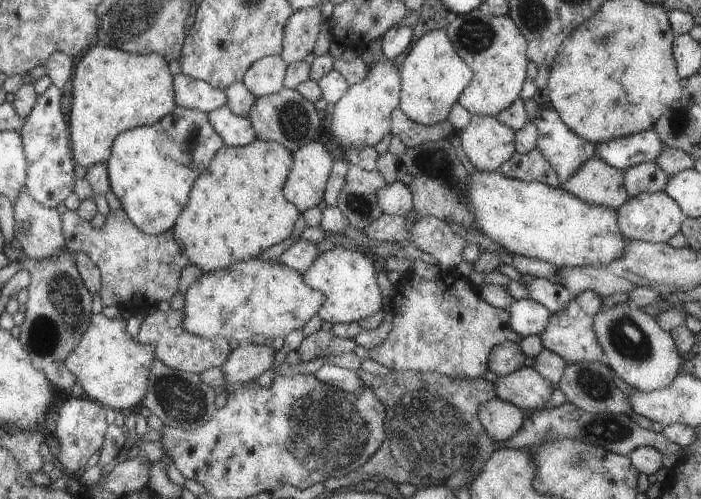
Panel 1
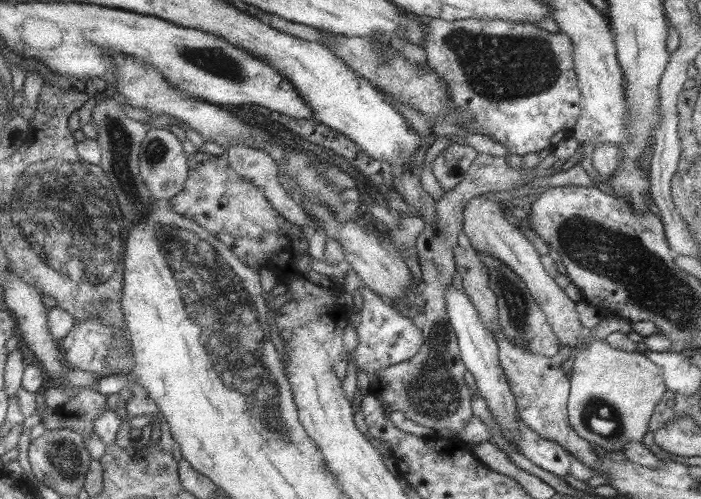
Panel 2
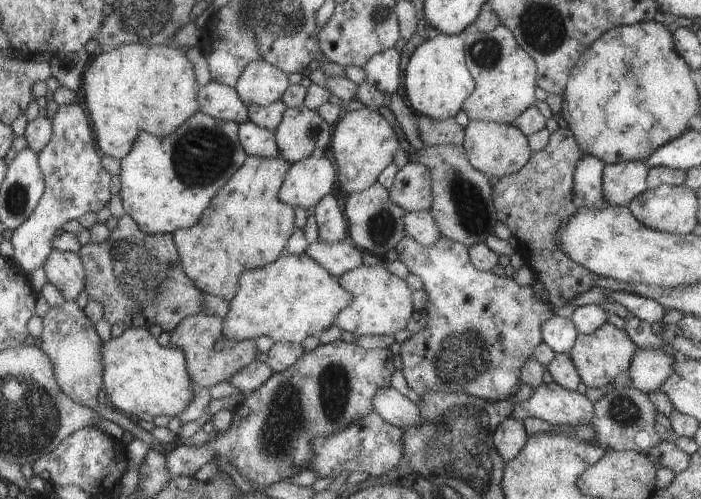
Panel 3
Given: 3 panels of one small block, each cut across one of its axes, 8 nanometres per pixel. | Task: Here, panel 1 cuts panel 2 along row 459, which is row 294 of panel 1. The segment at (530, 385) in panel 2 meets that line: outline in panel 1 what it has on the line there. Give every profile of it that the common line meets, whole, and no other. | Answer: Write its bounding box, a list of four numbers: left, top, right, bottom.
[539,291,604,363]

